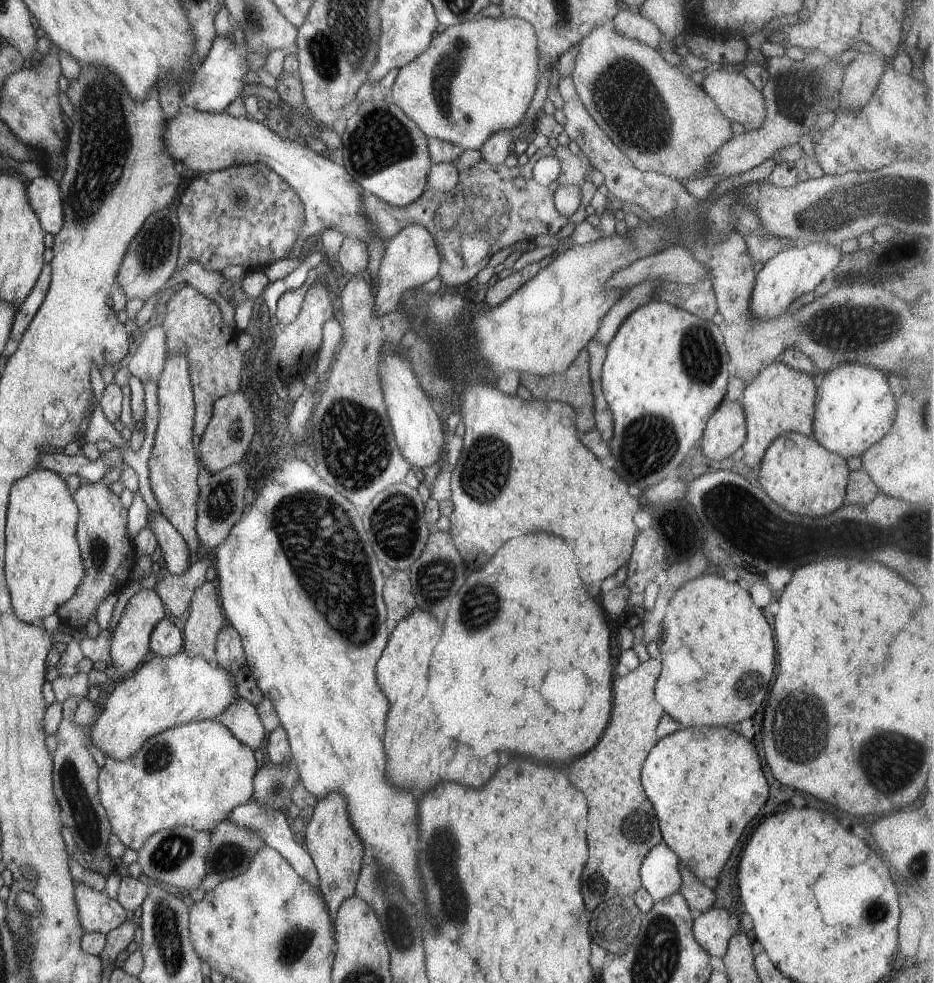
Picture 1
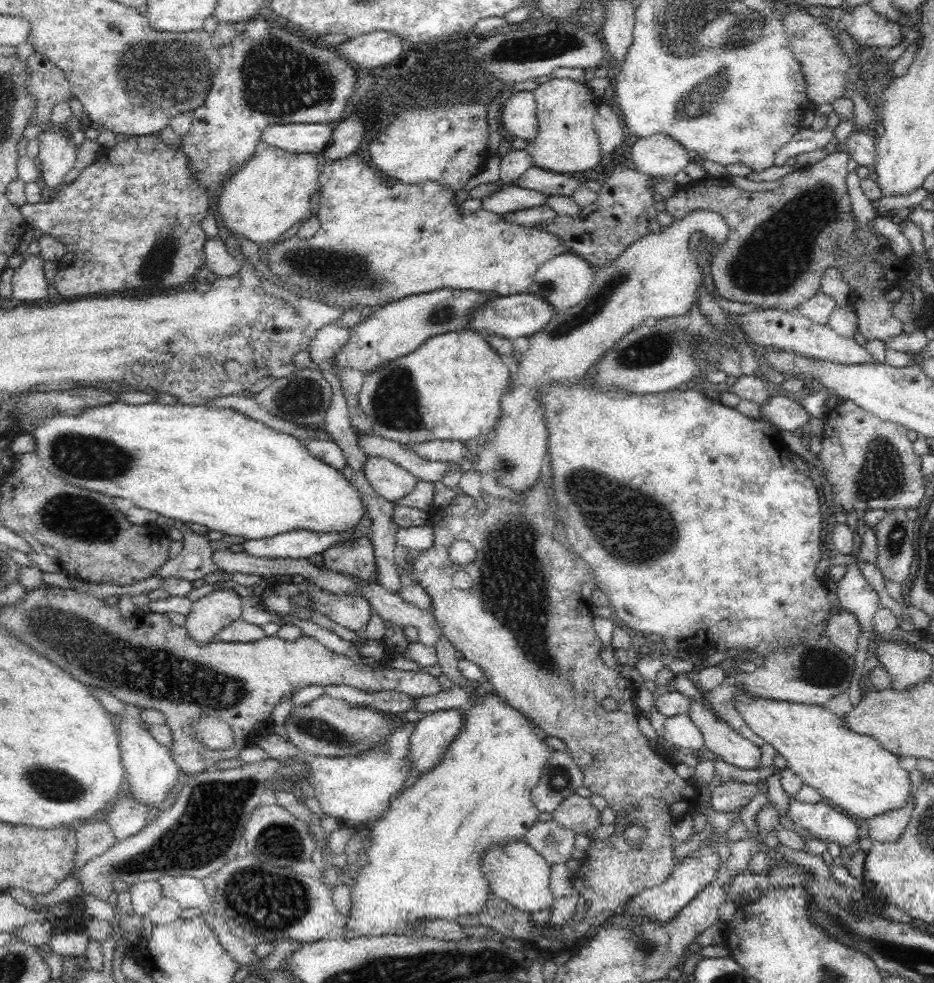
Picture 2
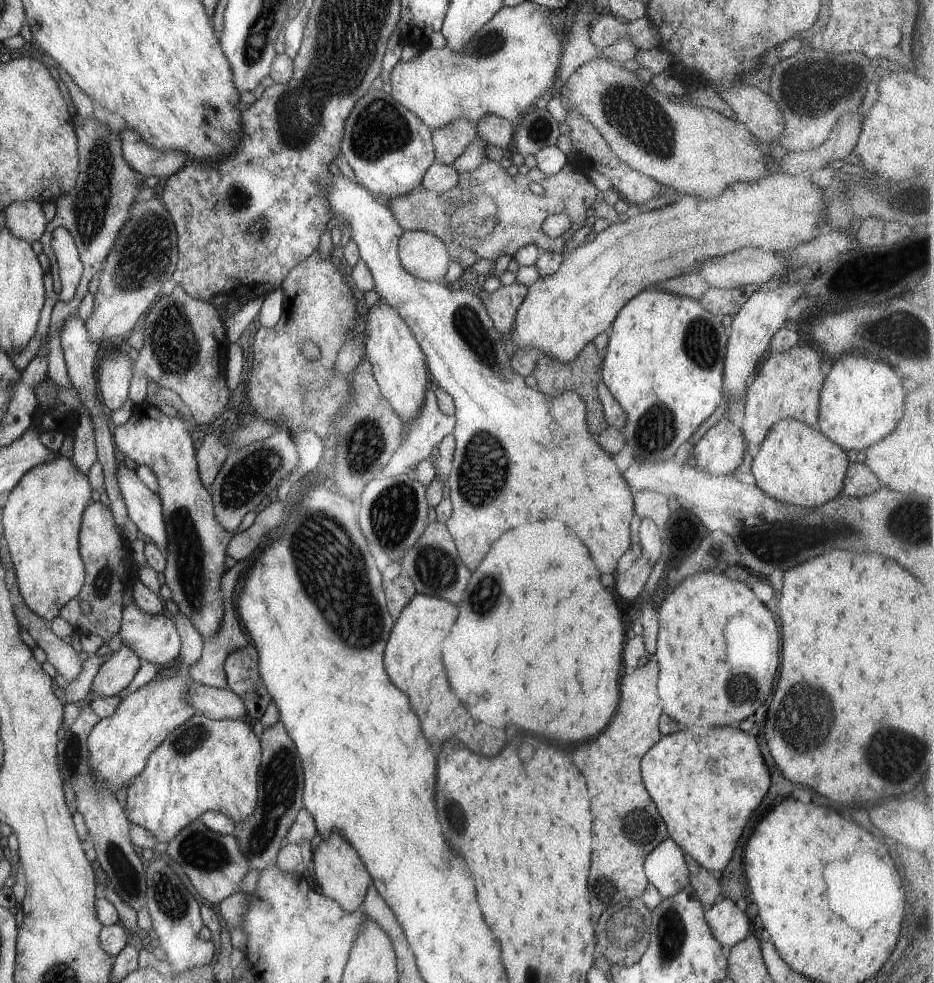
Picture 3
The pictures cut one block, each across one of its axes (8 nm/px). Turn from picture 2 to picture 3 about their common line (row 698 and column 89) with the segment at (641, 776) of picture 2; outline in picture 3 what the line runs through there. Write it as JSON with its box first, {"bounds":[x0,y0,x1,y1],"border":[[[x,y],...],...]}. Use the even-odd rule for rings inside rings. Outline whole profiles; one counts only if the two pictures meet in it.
{"bounds":[58,499,131,643],"border":[[[91,499],[83,511],[78,551],[84,566],[84,581],[79,592],[61,607],[58,616],[68,622],[74,632],[80,635],[94,634],[107,643],[120,627],[121,595],[131,574],[131,562],[127,542],[115,526],[110,508],[101,505],[97,499]]]}

